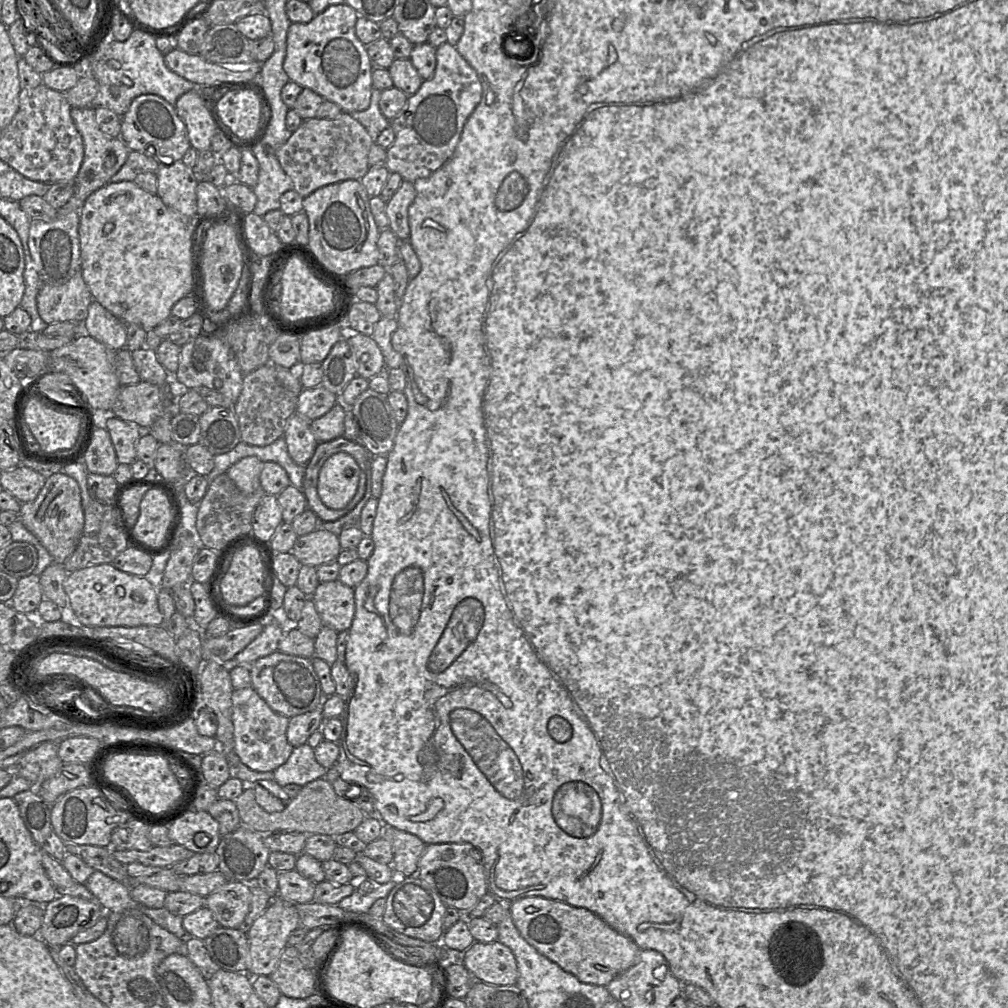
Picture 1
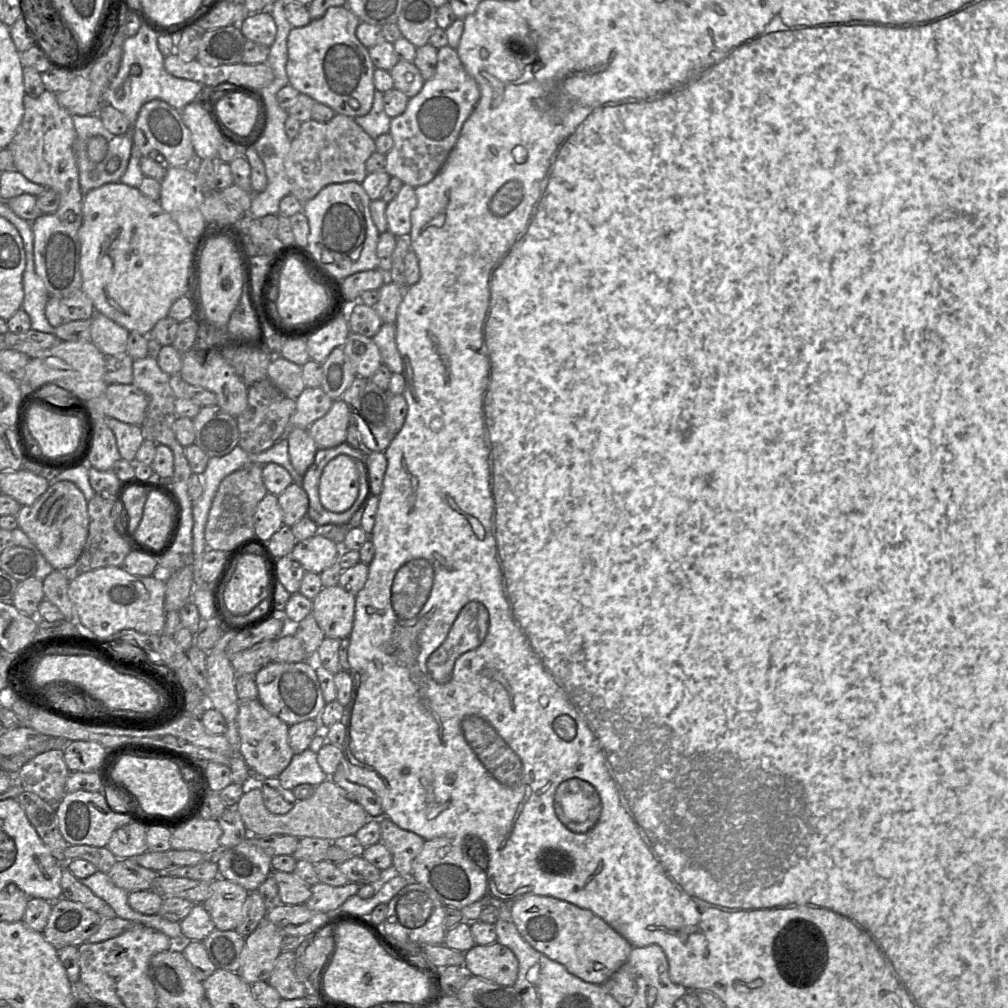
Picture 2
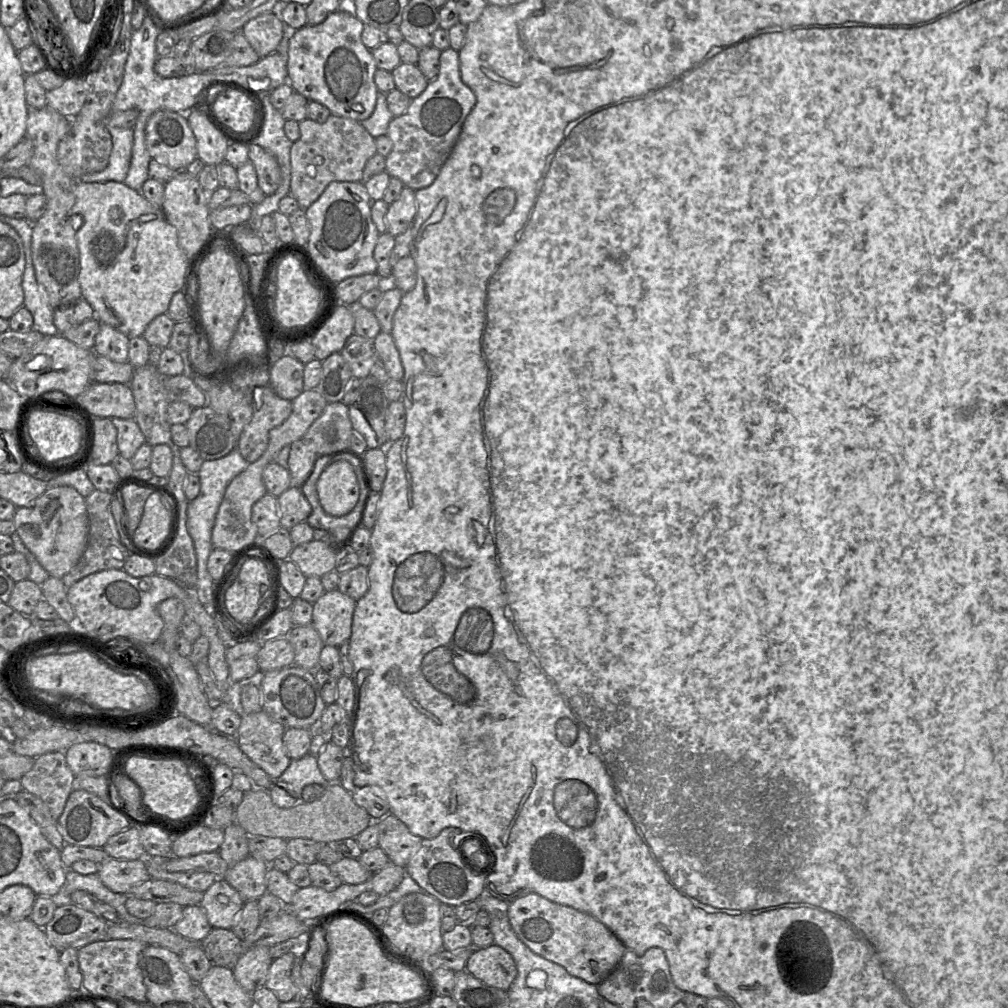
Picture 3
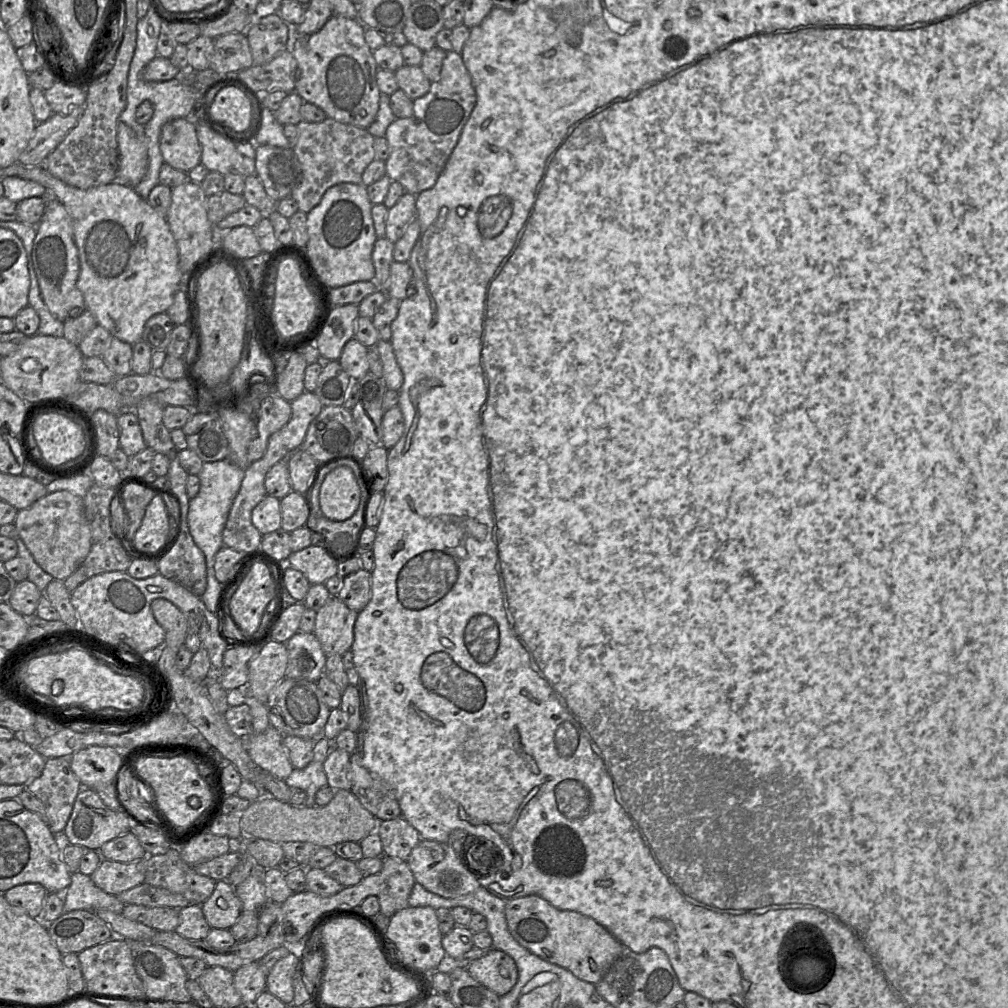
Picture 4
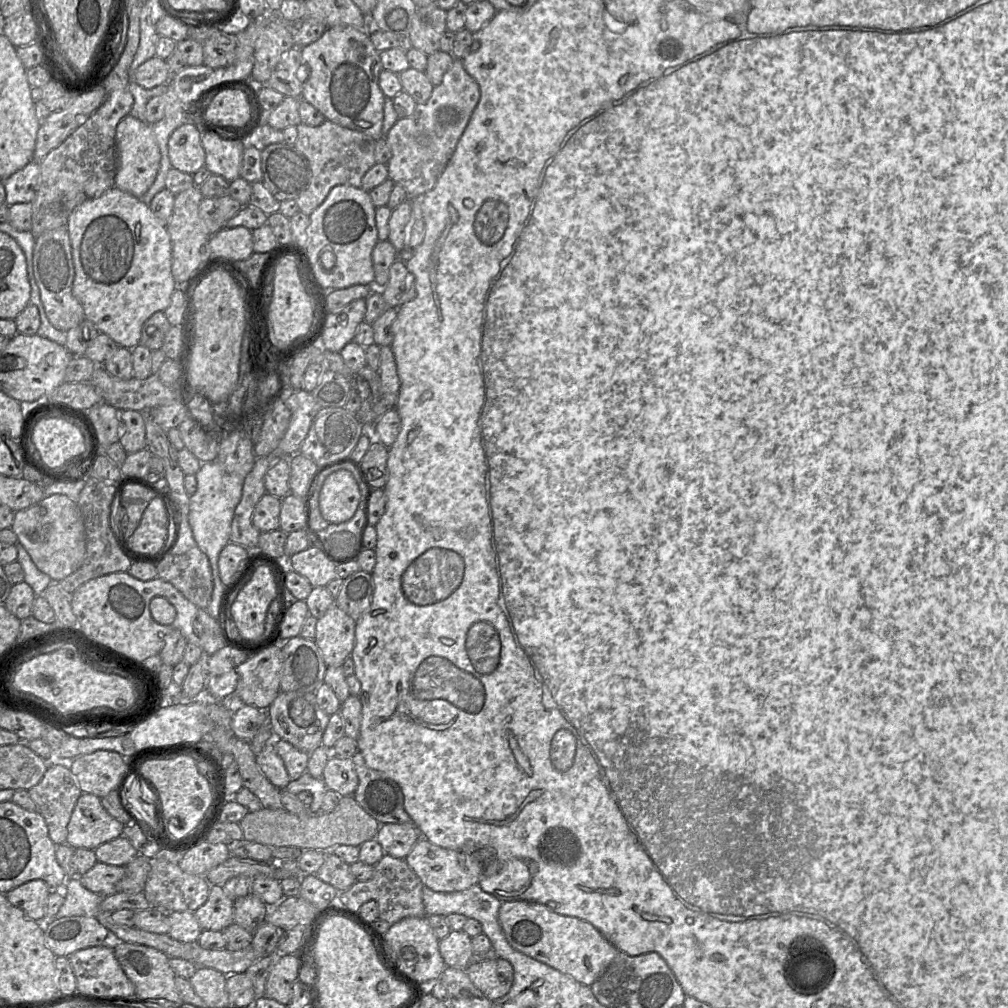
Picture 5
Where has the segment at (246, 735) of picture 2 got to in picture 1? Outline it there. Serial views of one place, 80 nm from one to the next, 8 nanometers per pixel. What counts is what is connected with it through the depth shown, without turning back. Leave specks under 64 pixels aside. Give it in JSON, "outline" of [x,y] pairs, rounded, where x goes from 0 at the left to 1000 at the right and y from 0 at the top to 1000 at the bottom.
{"outline":[[[250,682],[231,684],[229,694],[232,746],[246,762],[271,766],[286,754],[292,743],[285,733],[287,712],[269,703]]]}

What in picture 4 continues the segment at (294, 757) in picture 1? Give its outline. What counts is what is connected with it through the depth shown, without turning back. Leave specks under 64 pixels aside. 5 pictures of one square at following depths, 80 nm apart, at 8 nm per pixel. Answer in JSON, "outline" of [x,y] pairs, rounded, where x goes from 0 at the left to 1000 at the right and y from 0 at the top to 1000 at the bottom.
{"outline":[[[310,755],[301,763],[291,763],[289,768],[283,774],[287,781],[300,783],[304,787],[302,800],[313,800],[313,786],[325,780],[324,770],[320,758]]]}

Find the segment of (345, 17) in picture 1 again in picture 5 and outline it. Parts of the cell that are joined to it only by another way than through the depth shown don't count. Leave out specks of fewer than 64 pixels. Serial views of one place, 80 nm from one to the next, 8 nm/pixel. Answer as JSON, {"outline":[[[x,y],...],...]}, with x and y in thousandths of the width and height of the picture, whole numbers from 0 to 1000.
{"outline":[[[348,26],[325,27],[320,33],[320,35],[314,41],[298,48],[298,51],[301,59],[301,63],[303,63],[305,66],[305,73],[304,69],[302,69],[302,76],[304,74],[304,79],[303,81],[301,81],[299,97],[304,99],[306,102],[311,104],[314,109],[316,109],[321,114],[323,119],[326,119],[339,126],[359,131],[369,136],[371,139],[374,139],[377,136],[382,136],[379,134],[379,123],[381,116],[381,100],[383,96],[376,85],[376,74],[378,69],[381,67],[378,63],[376,54],[377,52],[373,50],[373,48],[371,47],[367,39],[366,33],[361,29],[354,29]]]}

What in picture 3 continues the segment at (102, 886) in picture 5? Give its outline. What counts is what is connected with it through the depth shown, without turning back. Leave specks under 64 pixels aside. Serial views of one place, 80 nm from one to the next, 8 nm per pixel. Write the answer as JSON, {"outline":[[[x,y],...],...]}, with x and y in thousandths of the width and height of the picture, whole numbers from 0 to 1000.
{"outline":[[[107,851],[104,855],[97,858],[97,868],[100,874],[105,880],[115,886],[126,887],[134,878],[150,872],[145,861],[144,852],[119,853],[114,851]]]}

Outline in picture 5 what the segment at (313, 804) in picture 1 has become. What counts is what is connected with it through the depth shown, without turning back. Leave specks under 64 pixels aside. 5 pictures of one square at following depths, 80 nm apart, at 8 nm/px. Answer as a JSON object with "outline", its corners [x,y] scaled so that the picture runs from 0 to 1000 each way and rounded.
{"outline":[[[340,790],[329,806],[316,806],[310,809],[294,809],[281,803],[260,801],[256,805],[247,805],[237,815],[242,832],[267,840],[293,839],[300,843],[327,844],[335,838],[357,839],[373,831],[377,816],[365,808],[352,794],[351,790]]]}

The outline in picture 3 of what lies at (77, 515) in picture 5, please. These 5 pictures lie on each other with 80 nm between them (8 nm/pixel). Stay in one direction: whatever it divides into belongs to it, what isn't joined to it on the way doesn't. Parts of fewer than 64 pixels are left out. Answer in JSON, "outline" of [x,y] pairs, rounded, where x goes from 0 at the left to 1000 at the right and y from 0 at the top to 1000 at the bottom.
{"outline":[[[69,482],[47,485],[31,501],[18,503],[12,516],[16,529],[50,571],[62,573],[81,553],[87,538],[84,494]]]}

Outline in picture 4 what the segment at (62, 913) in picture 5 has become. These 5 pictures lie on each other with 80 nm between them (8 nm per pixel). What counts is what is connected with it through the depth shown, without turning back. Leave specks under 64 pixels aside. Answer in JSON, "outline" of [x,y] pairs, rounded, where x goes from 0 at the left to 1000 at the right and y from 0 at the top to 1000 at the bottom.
{"outline":[[[78,864],[70,866],[70,876],[66,882],[61,883],[63,894],[62,906],[72,903],[96,904],[105,902],[121,907],[124,897],[116,888],[111,888],[98,881],[90,872]]]}

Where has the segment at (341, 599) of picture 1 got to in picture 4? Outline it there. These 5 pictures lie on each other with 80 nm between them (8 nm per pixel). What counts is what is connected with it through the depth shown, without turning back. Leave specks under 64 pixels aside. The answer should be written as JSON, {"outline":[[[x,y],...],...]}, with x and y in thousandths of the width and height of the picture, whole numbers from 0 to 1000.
{"outline":[[[328,591],[313,607],[312,630],[324,650],[341,650],[351,635],[355,607],[345,603],[334,591]]]}

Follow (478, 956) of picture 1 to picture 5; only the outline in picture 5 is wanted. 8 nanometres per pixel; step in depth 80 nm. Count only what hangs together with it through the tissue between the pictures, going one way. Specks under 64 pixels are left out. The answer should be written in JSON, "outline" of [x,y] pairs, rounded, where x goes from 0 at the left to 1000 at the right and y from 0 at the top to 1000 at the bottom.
{"outline":[[[499,950],[466,955],[461,961],[468,975],[487,993],[501,988],[510,975],[510,960]]]}

